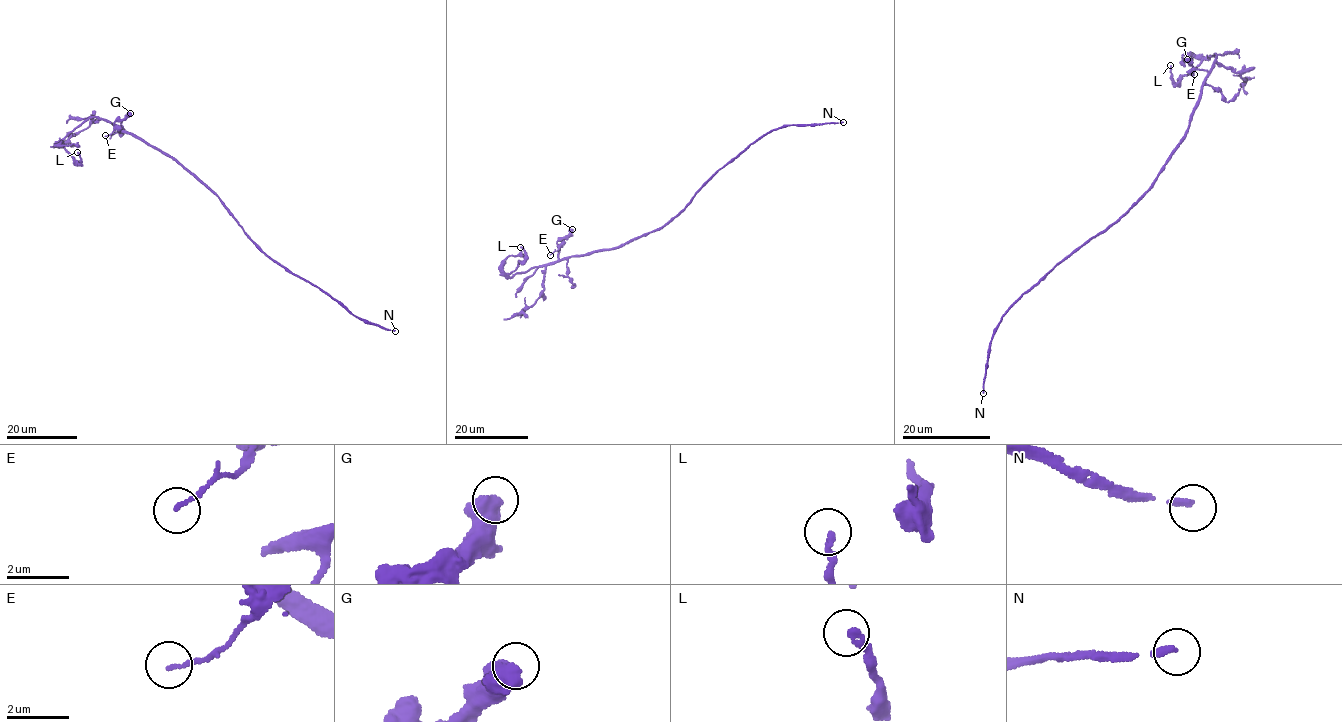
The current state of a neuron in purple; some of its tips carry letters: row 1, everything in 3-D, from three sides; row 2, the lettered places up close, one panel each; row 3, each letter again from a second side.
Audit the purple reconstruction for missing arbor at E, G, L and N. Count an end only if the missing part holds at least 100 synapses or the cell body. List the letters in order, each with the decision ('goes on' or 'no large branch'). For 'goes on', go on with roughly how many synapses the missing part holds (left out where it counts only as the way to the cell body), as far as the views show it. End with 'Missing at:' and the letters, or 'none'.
E: no large branch
G: no large branch
L: no large branch
N: goes on; 500 synapses
Missing at: N

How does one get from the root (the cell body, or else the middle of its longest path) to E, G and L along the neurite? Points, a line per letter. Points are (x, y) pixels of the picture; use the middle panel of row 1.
E: (668, 223), (609, 249), (560, 259), (559, 247), (550, 255)
G: (668, 223), (615, 247), (559, 259), (557, 242), (563, 240), (572, 229)
L: (668, 223), (615, 247), (531, 267), (512, 277), (508, 273), (525, 258), (520, 247)

